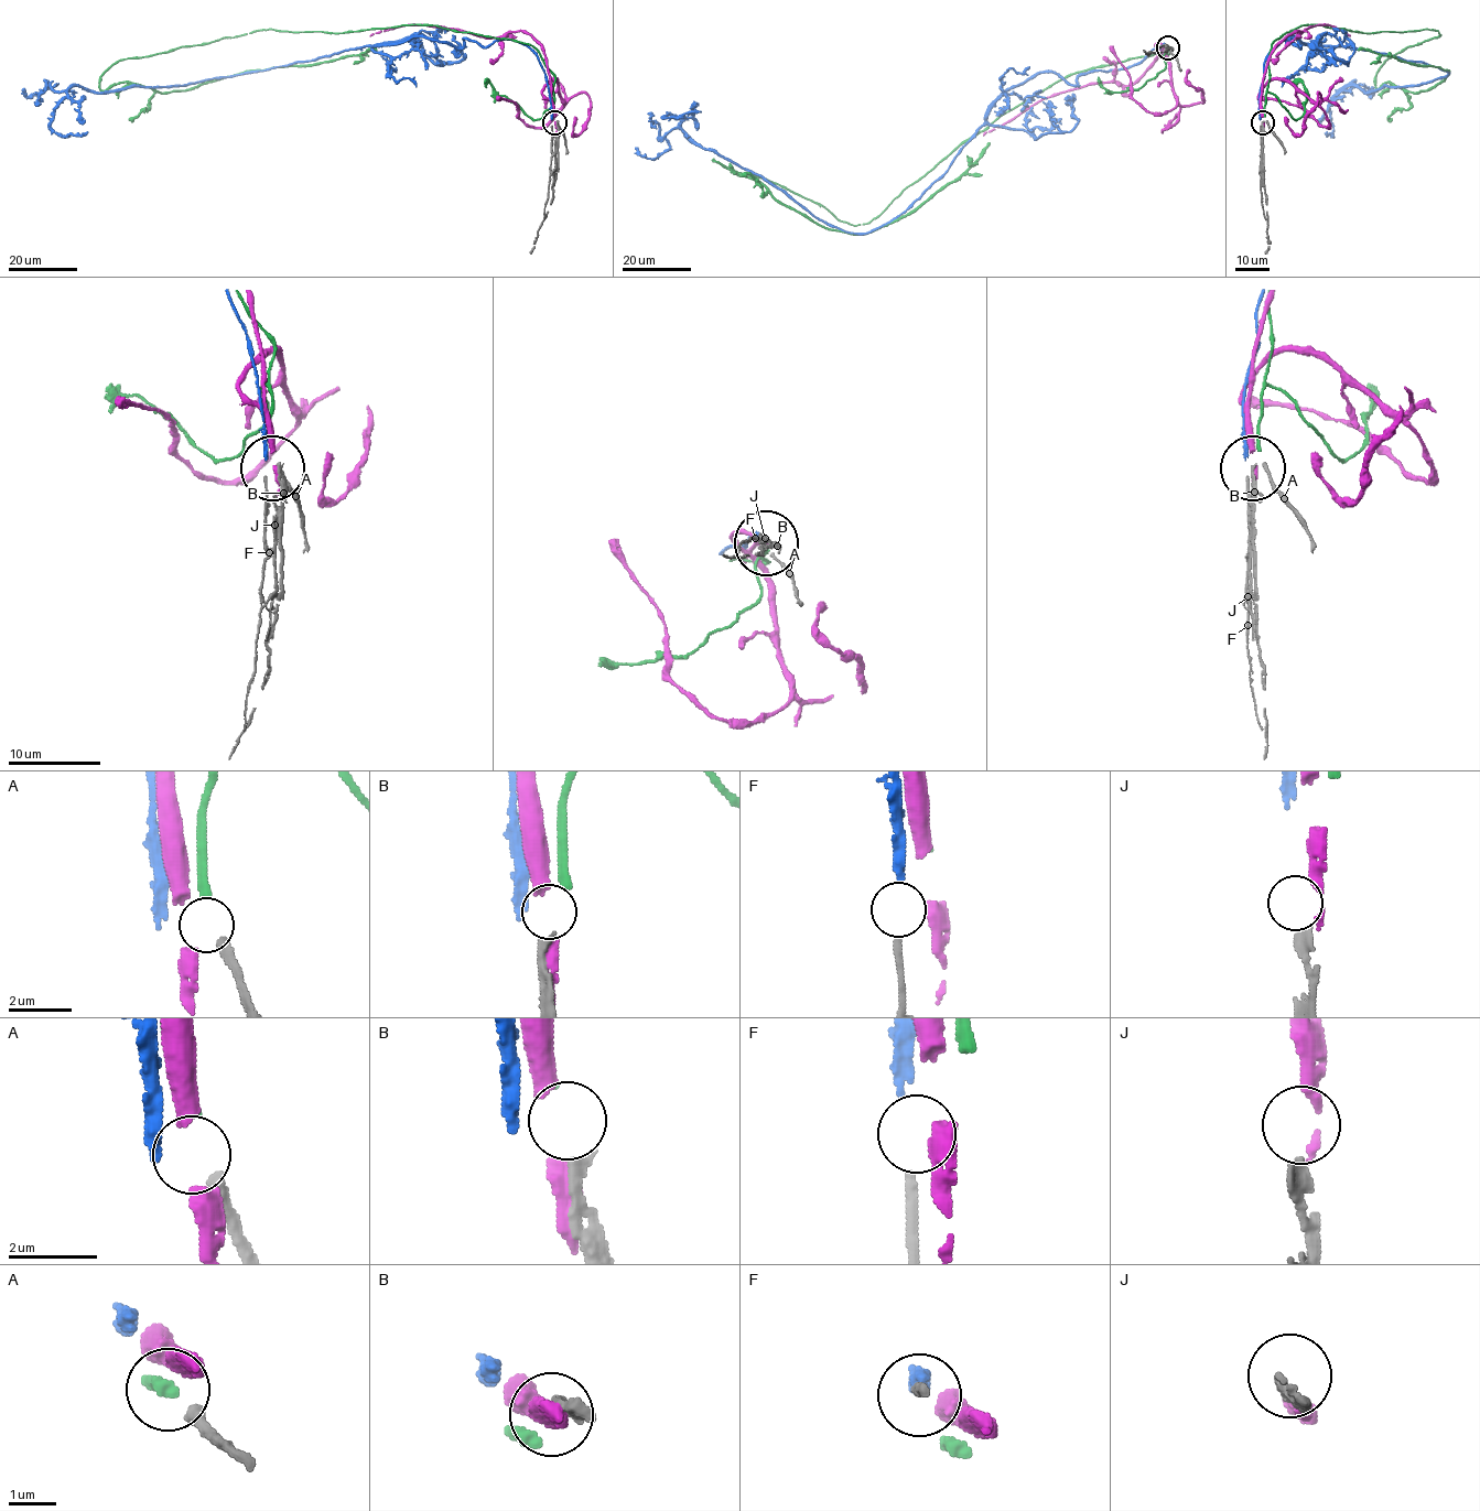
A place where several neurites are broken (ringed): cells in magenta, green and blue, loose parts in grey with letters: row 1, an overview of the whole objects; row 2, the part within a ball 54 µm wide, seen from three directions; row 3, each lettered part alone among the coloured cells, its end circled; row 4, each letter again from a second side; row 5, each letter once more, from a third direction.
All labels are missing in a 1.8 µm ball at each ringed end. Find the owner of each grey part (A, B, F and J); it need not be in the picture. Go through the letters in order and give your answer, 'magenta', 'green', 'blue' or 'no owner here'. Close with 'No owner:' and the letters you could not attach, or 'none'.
A: green
B: no owner here
F: blue
J: no owner here
No owner: B, J

